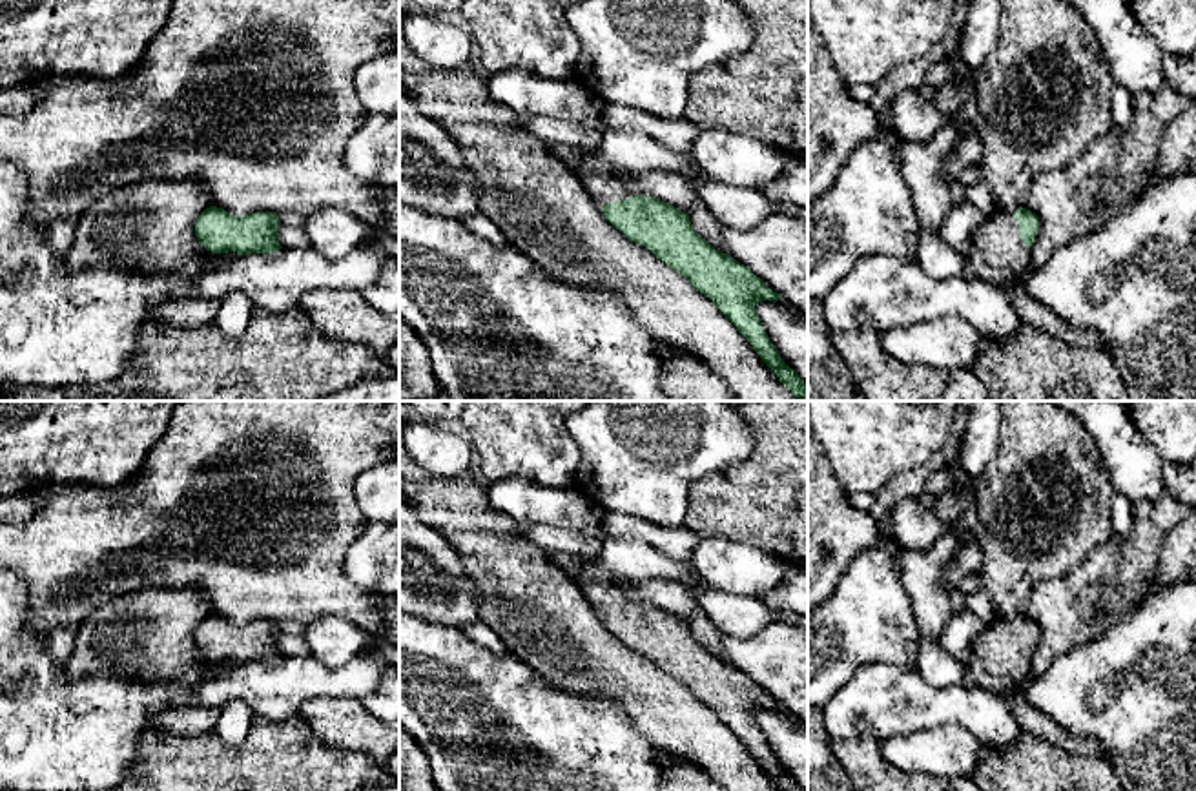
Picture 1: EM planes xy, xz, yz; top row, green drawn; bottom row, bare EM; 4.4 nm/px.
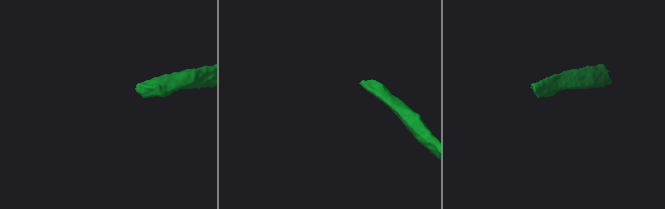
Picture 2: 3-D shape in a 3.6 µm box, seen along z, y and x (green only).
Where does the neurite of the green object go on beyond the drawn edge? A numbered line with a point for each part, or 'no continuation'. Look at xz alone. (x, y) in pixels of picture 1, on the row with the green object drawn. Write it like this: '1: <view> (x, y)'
1: xz (606, 186)

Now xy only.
1: xy (212, 261)

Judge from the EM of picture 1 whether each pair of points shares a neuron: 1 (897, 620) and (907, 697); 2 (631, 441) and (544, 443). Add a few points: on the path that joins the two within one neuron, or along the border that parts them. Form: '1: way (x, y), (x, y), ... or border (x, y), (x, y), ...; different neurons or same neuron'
1: border (916, 667), (868, 664), (861, 669); different neurons
2: border (564, 420), (564, 427), (580, 454), (575, 487); different neurons

